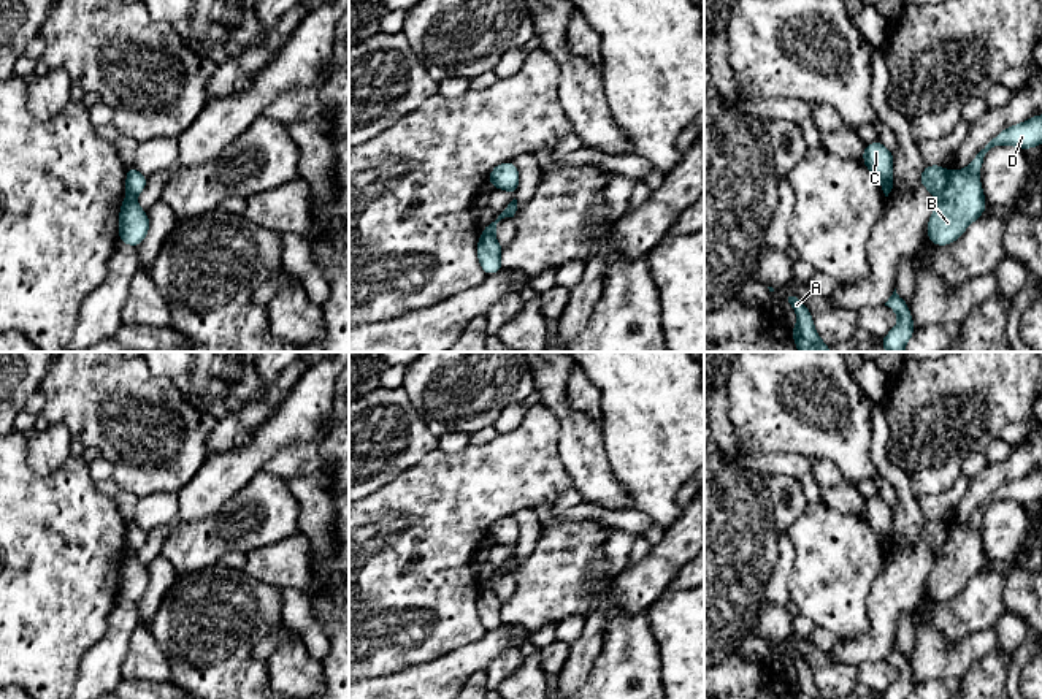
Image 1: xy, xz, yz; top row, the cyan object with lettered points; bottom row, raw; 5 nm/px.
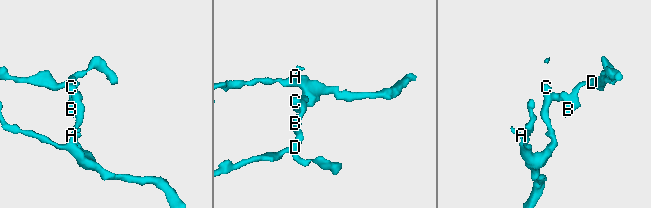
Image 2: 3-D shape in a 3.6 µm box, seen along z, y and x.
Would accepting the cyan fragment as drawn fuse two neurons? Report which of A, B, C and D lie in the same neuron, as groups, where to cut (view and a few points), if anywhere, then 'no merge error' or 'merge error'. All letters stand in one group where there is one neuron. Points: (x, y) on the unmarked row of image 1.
A C / B D | yz (950, 528), (946, 544), (938, 555) | merge error

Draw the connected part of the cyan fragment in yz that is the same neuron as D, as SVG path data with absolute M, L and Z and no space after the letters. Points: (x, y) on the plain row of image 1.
M1042 469L1002 485L971 515L966 525L950 528L926 582L926 590L934 601L952 599L975 574L982 572L986 555L977 528L982 525L985 509L1002 499L1023 506L1042 501Z

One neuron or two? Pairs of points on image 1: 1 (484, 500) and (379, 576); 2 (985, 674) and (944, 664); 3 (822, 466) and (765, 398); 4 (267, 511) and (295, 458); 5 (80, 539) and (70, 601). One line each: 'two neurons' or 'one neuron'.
1: one neuron
2: two neurons
3: two neurons
4: two neurons
5: one neuron

